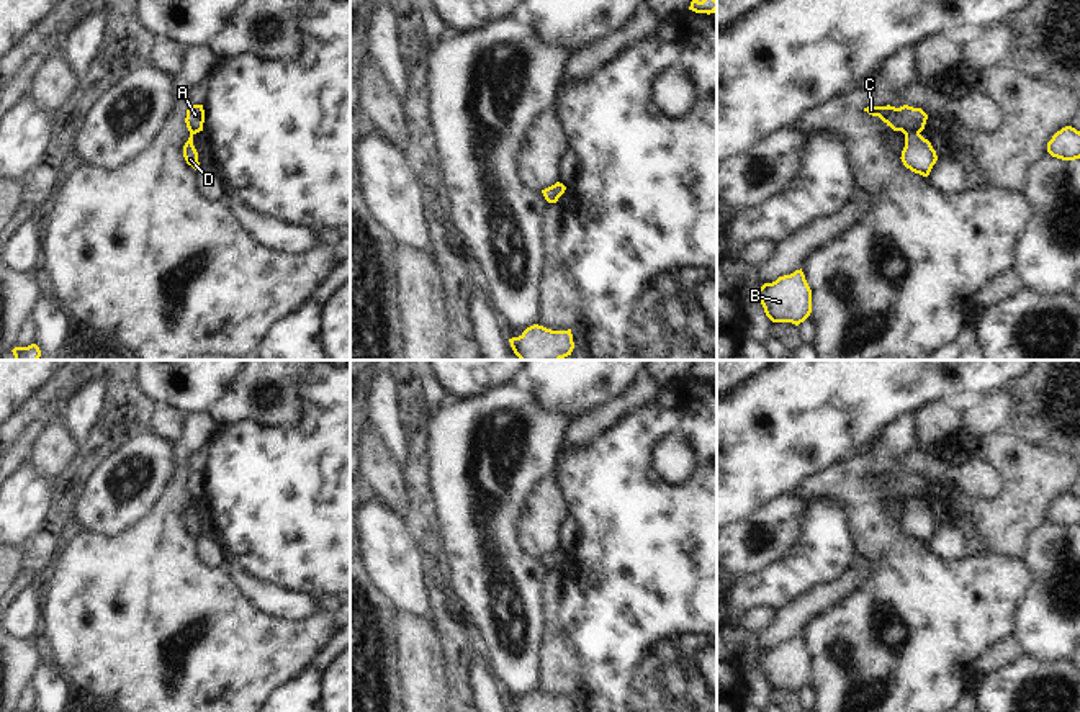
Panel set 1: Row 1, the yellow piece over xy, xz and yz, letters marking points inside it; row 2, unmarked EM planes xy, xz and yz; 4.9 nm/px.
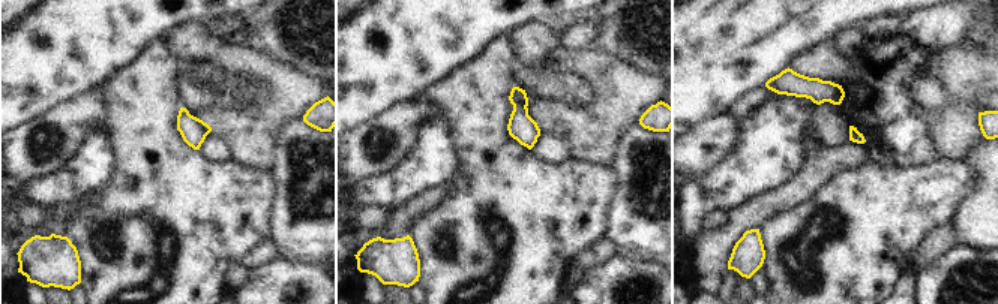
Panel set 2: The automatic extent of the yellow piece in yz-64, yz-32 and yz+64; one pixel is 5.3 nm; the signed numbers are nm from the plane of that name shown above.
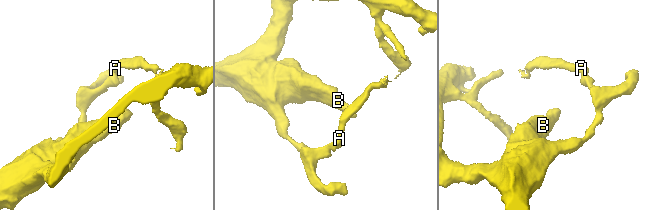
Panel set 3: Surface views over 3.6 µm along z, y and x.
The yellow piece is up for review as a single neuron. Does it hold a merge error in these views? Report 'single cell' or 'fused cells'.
fused cells

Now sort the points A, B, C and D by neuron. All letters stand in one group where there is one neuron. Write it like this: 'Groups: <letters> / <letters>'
Groups: A C / B D.

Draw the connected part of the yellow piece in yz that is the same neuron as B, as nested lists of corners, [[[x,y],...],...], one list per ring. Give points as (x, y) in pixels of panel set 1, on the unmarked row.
[[[800,637],[779,643],[772,650],[764,650],[758,663],[766,683],[772,689],[792,689],[799,692],[812,679],[812,656]]]

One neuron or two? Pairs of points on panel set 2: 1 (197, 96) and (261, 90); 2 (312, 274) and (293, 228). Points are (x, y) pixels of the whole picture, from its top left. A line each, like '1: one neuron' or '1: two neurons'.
1: one neuron
2: two neurons

